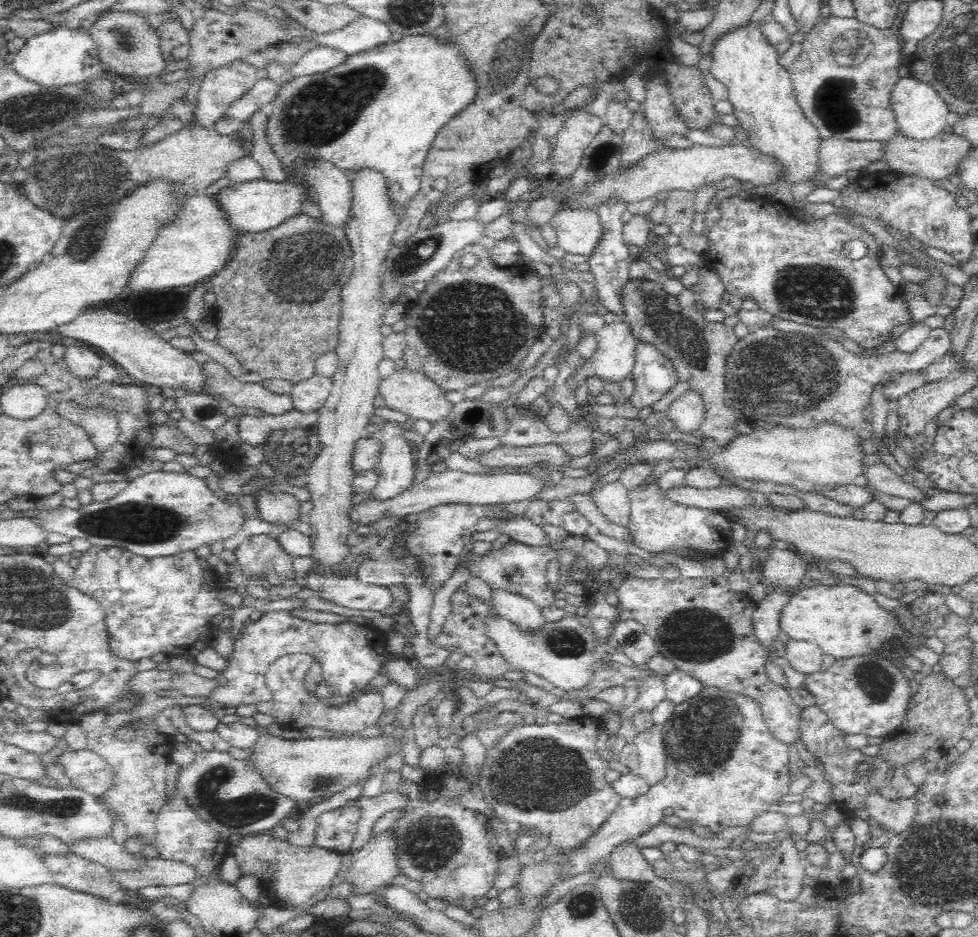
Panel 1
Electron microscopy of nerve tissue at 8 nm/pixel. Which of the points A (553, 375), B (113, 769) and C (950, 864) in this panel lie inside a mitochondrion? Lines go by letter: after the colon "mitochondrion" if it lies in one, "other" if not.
A: other
B: other
C: mitochondrion

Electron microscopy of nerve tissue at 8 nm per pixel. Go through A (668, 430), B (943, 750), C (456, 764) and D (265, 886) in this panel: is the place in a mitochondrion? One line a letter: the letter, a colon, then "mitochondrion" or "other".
A: other
B: other
C: other
D: other

